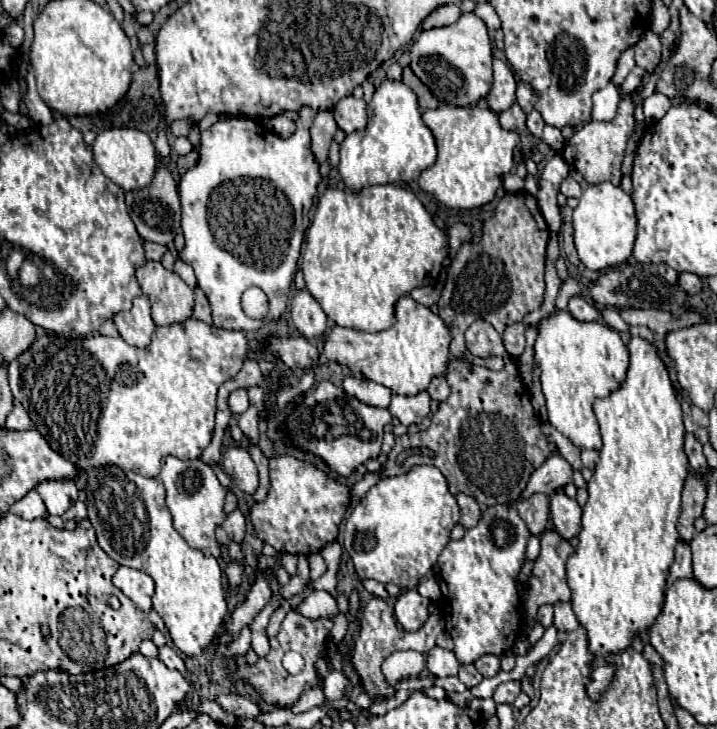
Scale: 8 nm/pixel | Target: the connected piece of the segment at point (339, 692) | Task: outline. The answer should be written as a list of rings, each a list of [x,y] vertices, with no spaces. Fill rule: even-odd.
[[[331,670],[325,678],[323,692],[327,700],[341,700],[345,694],[345,688],[349,686],[349,678],[343,670]]]

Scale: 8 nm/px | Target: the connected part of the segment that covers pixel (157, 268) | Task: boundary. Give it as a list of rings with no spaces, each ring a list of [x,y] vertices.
[[[147,262],[145,266],[137,268],[137,280],[143,288],[143,294],[149,298],[151,302],[151,318],[157,326],[169,326],[169,324],[177,324],[177,322],[185,322],[193,316],[193,290],[175,274],[169,272],[161,266],[161,262]]]

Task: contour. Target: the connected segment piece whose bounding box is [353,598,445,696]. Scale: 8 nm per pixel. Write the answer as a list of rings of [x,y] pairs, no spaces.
[[[373,598],[367,606],[377,606],[377,612],[365,612],[363,616],[363,630],[361,630],[361,640],[355,642],[355,654],[353,654],[353,666],[357,668],[361,682],[365,686],[367,692],[377,694],[377,696],[393,696],[395,690],[389,688],[383,672],[381,672],[381,664],[383,660],[393,654],[395,650],[417,650],[417,652],[429,652],[429,648],[435,646],[435,638],[443,632],[445,624],[437,614],[431,614],[429,620],[417,630],[417,632],[405,632],[397,626],[395,614],[393,610],[387,606],[385,600],[381,598]]]

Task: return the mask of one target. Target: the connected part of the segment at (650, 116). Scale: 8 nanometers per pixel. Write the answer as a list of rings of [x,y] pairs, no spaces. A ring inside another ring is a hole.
[[[655,92],[655,94],[651,94],[649,98],[645,98],[645,104],[643,104],[643,108],[645,108],[645,118],[647,118],[649,122],[651,122],[651,120],[657,120],[657,118],[663,118],[665,112],[669,110],[669,106],[671,106],[671,100],[669,100],[665,94]]]

